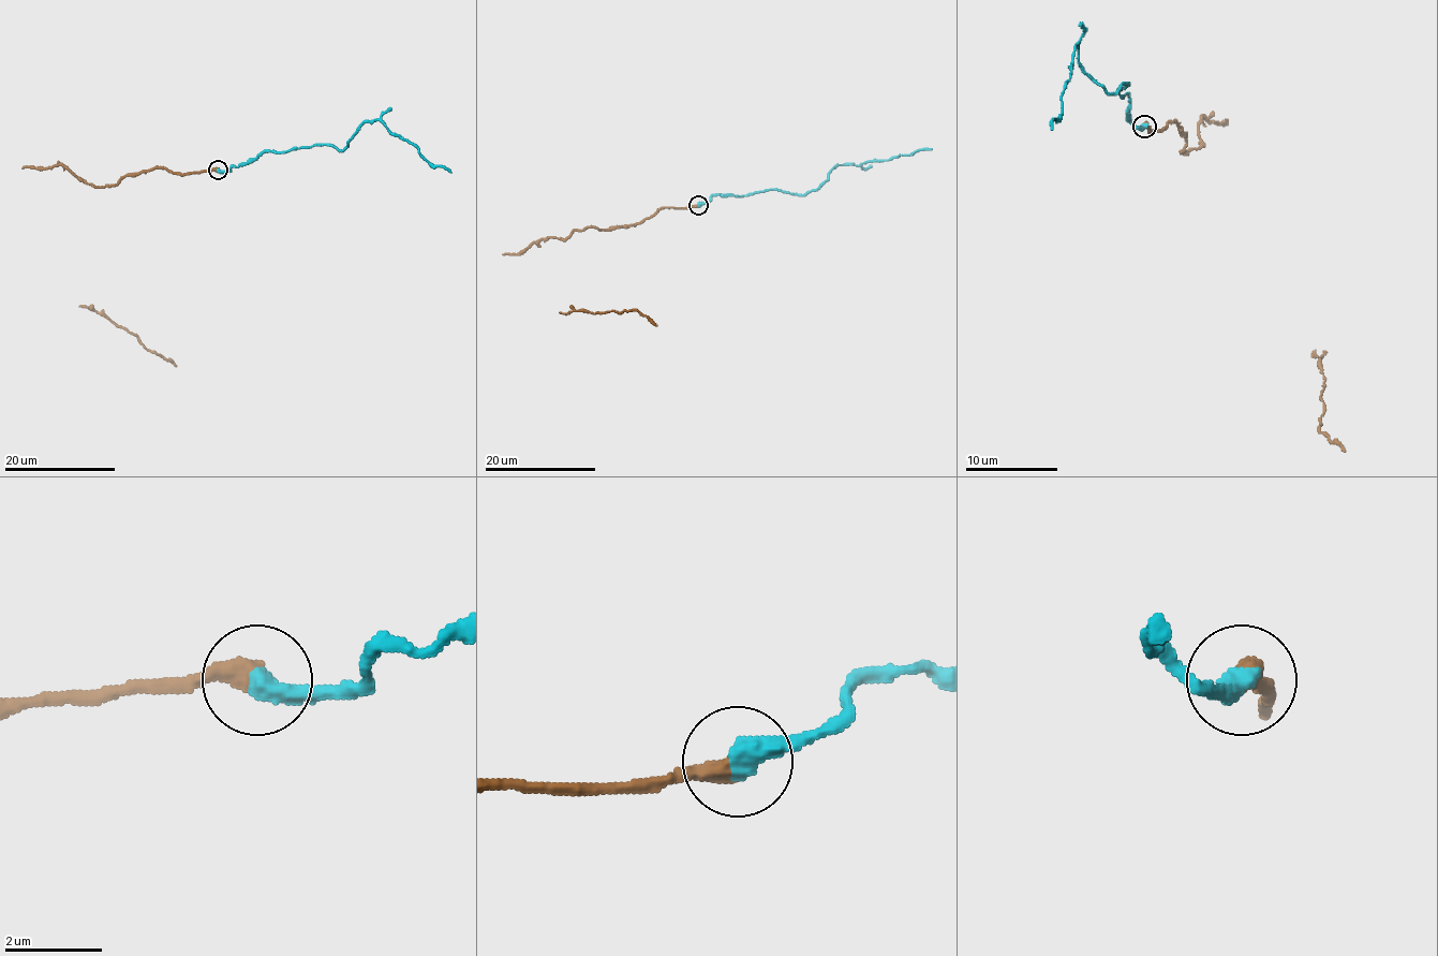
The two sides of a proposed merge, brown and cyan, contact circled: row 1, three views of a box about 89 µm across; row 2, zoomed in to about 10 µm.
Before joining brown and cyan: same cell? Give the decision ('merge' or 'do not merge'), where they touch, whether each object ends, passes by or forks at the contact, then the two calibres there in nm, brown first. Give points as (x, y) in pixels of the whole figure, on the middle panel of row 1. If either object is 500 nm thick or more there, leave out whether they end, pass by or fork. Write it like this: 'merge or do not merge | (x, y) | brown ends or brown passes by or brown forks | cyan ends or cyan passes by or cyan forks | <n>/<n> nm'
do not merge | (698, 205) | 440/500 nm

